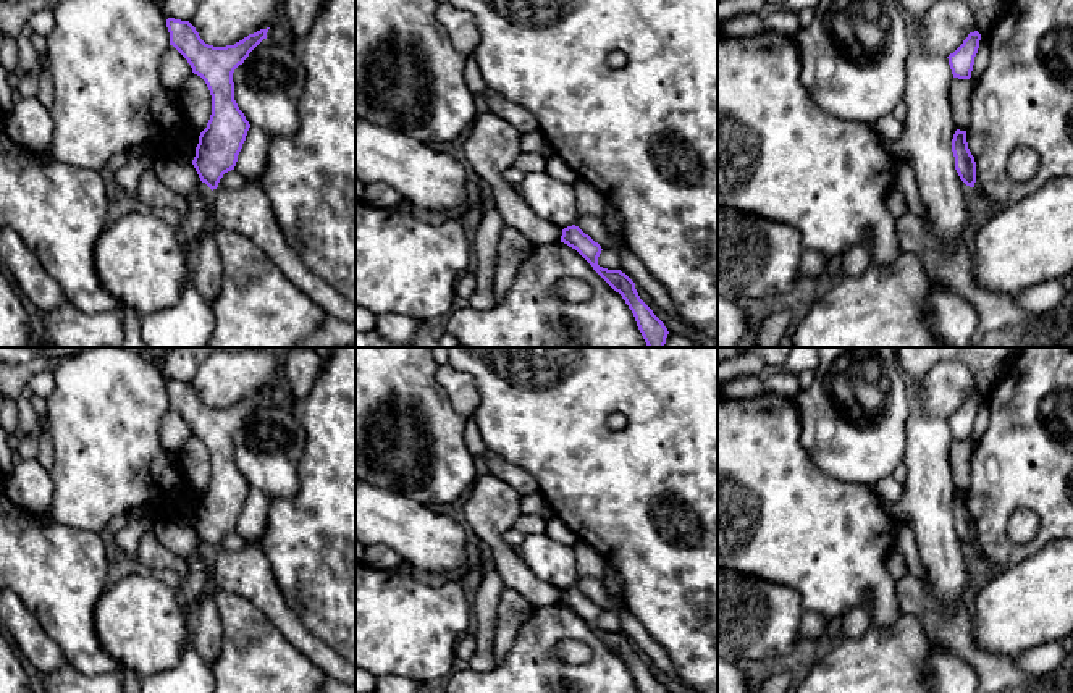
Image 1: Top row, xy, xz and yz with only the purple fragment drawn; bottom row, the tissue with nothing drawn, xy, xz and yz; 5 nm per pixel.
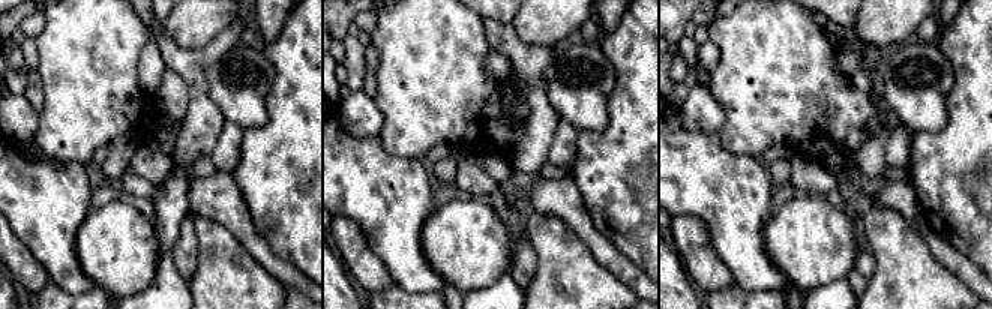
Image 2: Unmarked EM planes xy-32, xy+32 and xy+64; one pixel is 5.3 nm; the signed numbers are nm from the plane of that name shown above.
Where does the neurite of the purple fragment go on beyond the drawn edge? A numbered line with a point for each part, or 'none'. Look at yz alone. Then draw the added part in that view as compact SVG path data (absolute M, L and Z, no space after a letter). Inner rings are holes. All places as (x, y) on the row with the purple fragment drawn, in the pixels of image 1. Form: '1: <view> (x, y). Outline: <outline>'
none

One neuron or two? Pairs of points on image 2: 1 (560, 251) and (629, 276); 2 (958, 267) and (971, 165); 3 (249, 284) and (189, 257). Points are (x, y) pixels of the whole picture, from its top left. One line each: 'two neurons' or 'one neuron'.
1: two neurons
2: two neurons
3: two neurons

